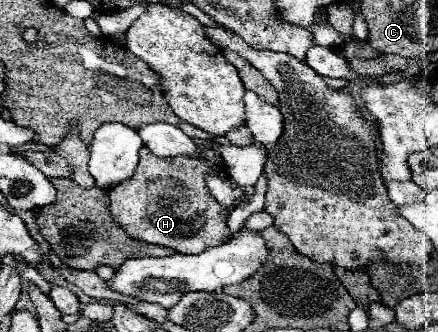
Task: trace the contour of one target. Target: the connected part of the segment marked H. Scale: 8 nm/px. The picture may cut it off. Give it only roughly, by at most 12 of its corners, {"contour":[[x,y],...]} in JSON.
{"contour":[[140,149],[110,191],[132,239],[198,255],[228,237],[198,157]]}

